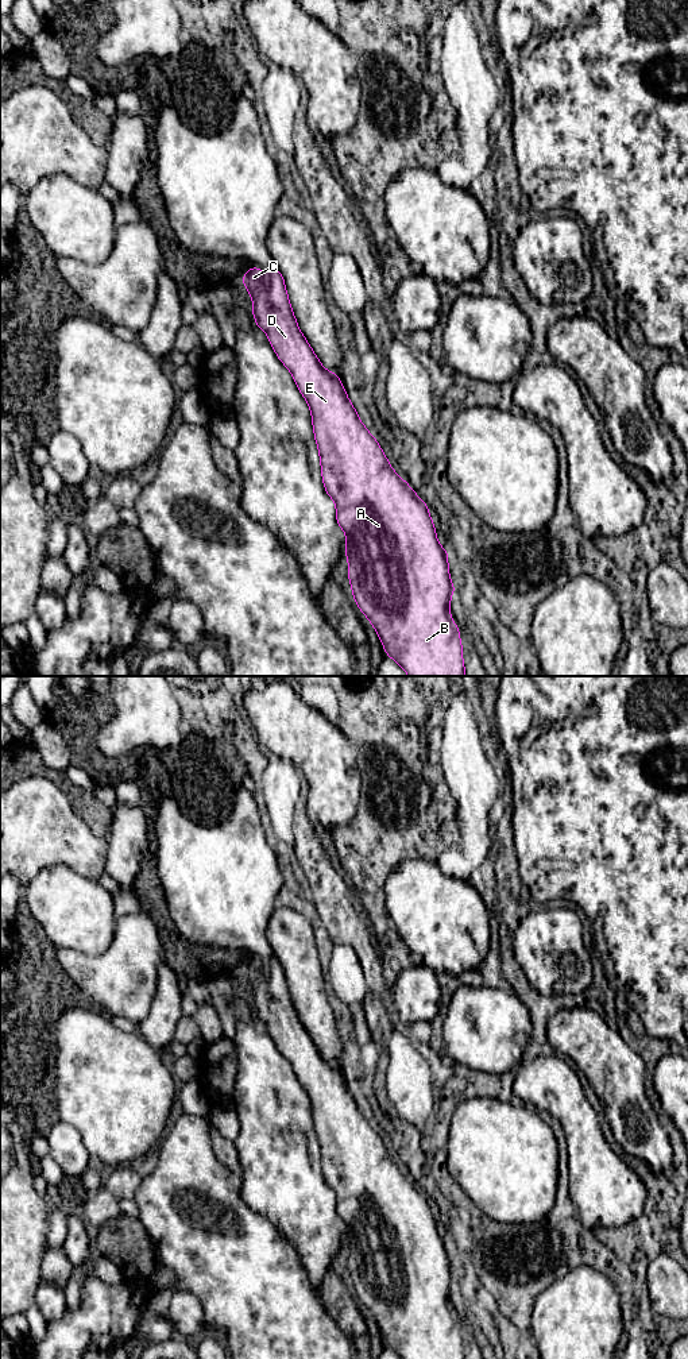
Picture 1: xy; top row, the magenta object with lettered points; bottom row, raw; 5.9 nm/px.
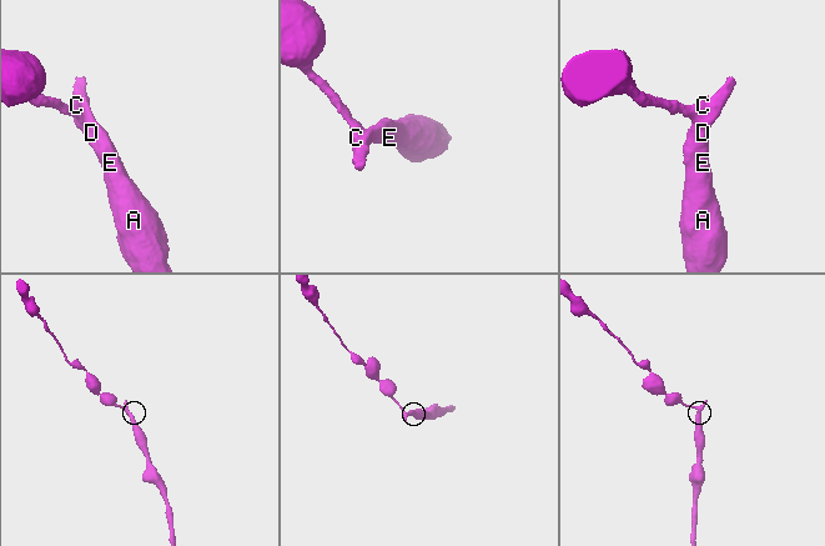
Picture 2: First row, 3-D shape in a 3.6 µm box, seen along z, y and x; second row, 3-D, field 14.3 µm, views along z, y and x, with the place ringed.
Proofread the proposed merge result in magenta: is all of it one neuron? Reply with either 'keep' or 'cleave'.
keep

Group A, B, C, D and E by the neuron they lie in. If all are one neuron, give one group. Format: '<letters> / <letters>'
A B C D E

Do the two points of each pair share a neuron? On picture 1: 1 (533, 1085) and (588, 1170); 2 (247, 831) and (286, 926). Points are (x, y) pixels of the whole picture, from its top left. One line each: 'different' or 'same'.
1: same
2: different

